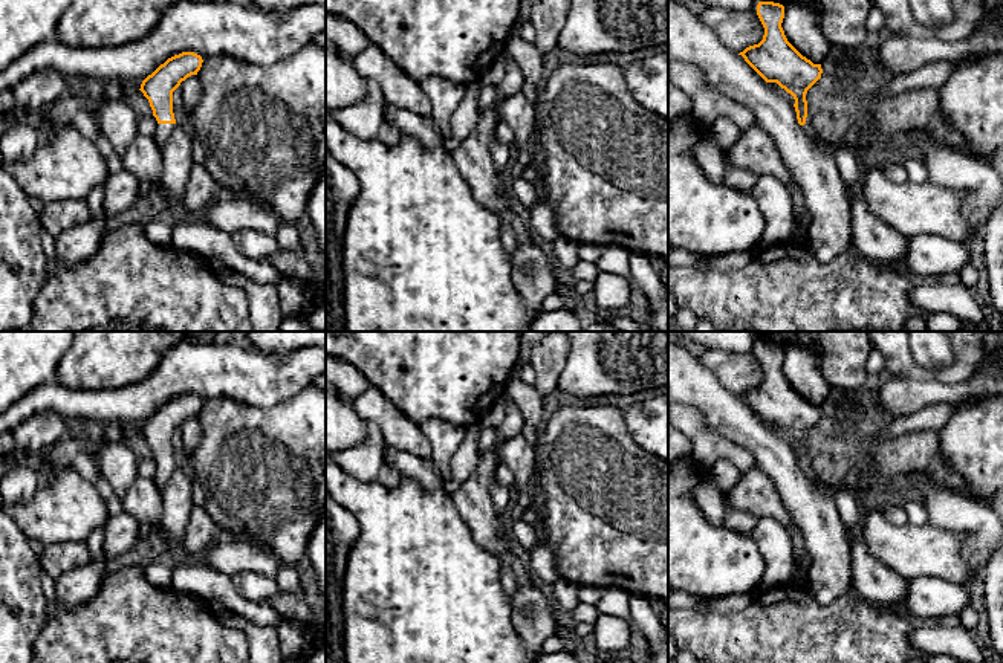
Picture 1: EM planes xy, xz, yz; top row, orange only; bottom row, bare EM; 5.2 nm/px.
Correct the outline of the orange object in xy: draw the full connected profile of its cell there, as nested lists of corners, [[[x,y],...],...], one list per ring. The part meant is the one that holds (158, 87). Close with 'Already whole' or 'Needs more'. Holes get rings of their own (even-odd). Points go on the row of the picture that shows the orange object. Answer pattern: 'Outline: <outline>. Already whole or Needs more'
Outline: [[[182,52],[168,58],[142,84],[141,92],[148,99],[157,130],[153,136],[161,151],[176,127],[173,113],[173,92],[191,75],[197,75],[202,67],[202,57],[194,52]]]. Needs more

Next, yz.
Outline: [[[758,2],[757,15],[764,27],[763,40],[746,47],[742,55],[745,61],[766,81],[777,82],[795,99],[797,119],[801,128],[821,147],[810,118],[807,115],[807,90],[821,78],[821,64],[813,64],[803,57],[786,38],[781,27],[784,6],[774,2]]]. Needs more

